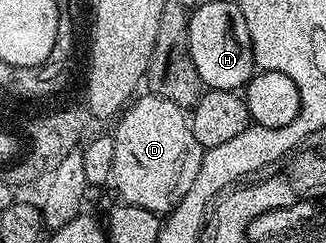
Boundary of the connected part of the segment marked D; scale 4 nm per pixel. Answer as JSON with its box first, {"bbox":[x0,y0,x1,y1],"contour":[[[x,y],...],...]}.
{"bbox":[111,94,206,214],"contour":[[[141,94],[120,113],[116,124],[117,129],[112,129],[111,132],[114,140],[111,184],[117,187],[117,192],[121,195],[118,197],[126,204],[143,206],[143,210],[151,210],[158,214],[172,212],[179,206],[179,202],[183,202],[187,190],[191,190],[191,182],[199,178],[199,170],[203,166],[206,154],[206,149],[202,148],[199,142],[195,142],[195,134],[189,125],[186,109],[162,96]]]}

